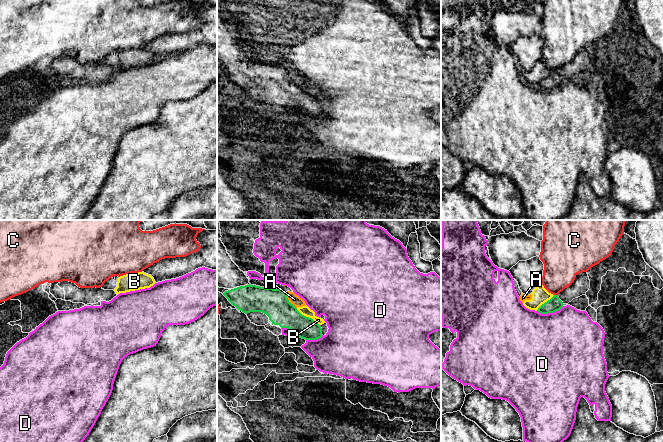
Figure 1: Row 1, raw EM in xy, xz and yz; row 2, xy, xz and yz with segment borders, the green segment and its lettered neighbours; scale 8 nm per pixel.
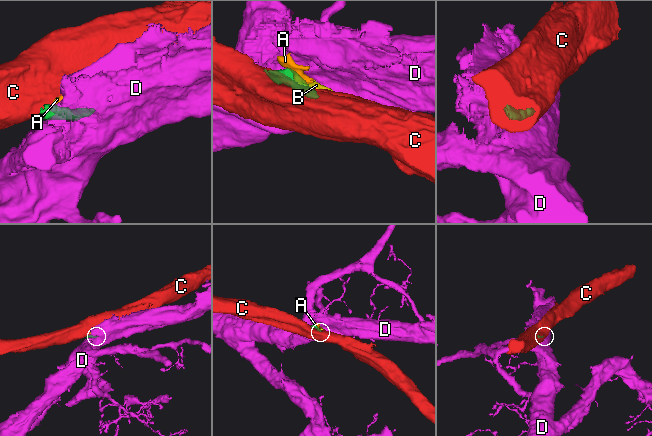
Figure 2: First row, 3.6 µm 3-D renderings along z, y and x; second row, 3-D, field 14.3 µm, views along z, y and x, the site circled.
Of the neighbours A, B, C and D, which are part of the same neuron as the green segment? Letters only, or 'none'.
none

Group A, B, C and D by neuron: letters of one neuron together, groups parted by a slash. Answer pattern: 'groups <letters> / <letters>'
groups A B / C / D

